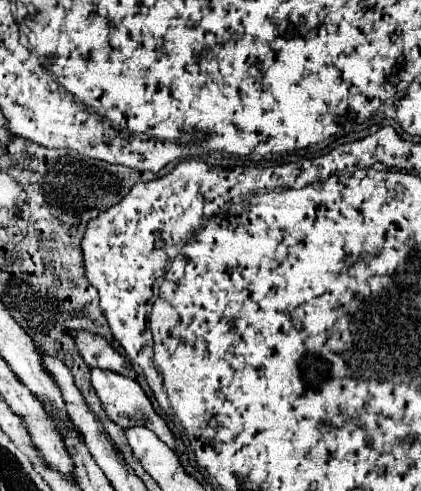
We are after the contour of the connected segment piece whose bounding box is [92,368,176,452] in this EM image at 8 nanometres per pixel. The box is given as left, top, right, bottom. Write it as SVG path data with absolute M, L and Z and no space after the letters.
M92 370L92 386L102 402L102 408L106 410L108 418L118 424L120 428L134 428L134 426L144 426L144 428L150 428L164 444L168 444L174 452L176 452L176 440L174 440L174 434L172 430L168 428L166 420L162 416L156 414L156 410L152 408L148 396L144 394L144 390L140 388L140 384L136 380L130 380L130 378L124 378L124 376L118 376L116 372L106 372L106 370Z

